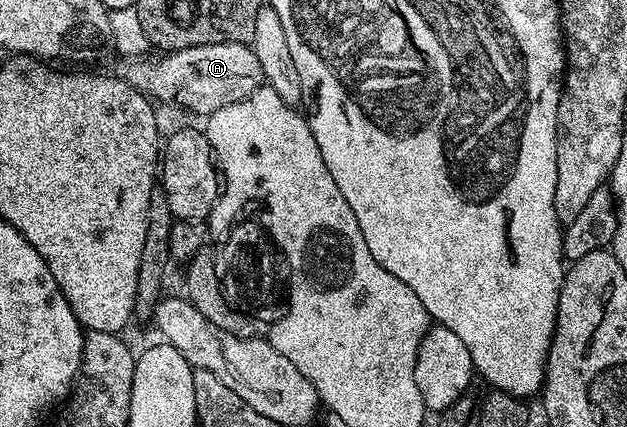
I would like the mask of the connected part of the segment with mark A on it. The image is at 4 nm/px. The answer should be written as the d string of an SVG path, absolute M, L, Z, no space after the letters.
M250 44L192 46L170 50L159 56L162 56L159 60L138 58L127 63L125 80L148 98L155 101L175 100L176 103L199 112L202 118L208 118L216 110L232 102L248 98L264 84L260 58L256 58Z

